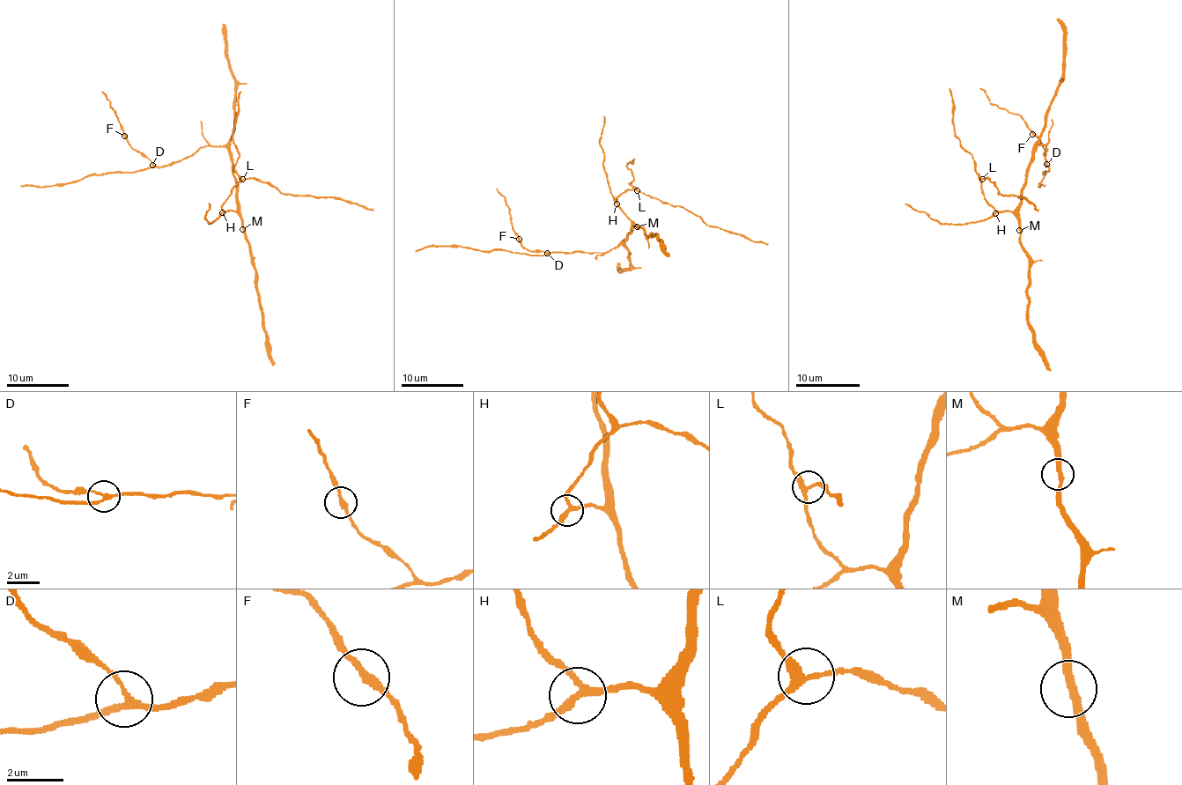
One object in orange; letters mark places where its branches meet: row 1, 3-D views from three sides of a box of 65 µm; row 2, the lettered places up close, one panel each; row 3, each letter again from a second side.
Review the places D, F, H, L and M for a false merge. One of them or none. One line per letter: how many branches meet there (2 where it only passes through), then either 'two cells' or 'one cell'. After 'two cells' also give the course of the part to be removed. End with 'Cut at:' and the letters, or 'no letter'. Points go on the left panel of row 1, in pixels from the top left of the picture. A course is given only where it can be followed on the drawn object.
D: 3 | one cell
F: 2 | one cell
H: 3 | one cell
L: 3 | one cell
M: 2 | one cell
Cut at: no letter

